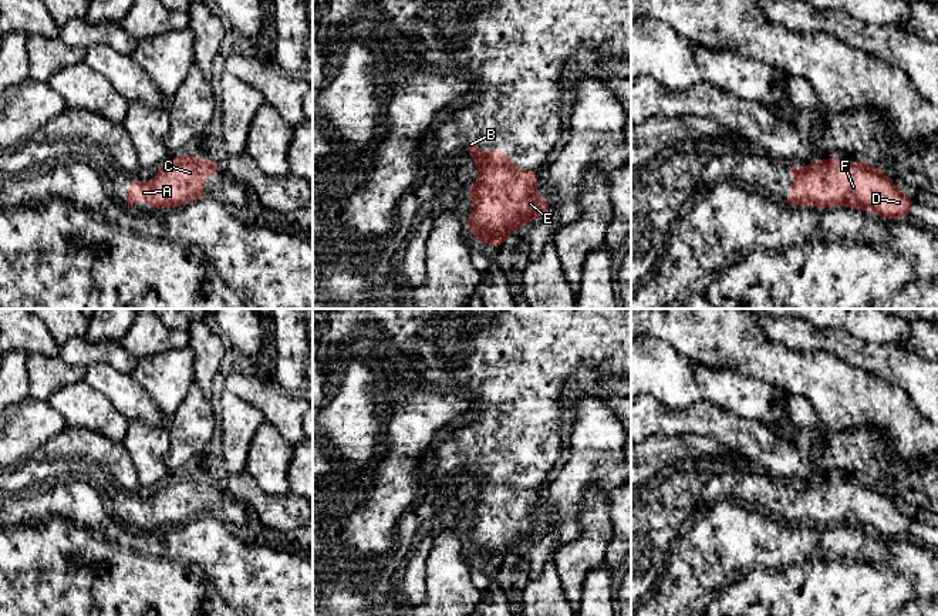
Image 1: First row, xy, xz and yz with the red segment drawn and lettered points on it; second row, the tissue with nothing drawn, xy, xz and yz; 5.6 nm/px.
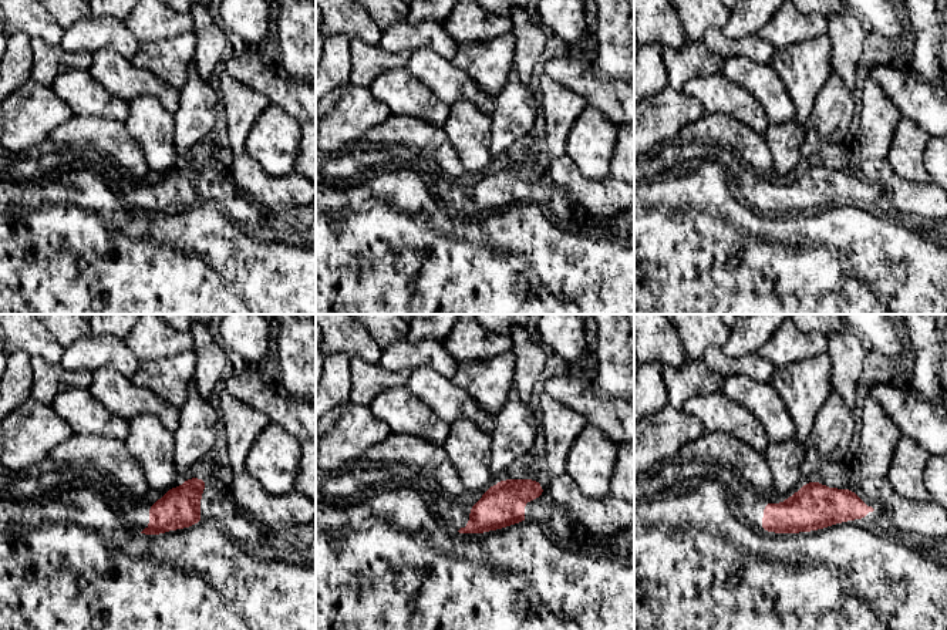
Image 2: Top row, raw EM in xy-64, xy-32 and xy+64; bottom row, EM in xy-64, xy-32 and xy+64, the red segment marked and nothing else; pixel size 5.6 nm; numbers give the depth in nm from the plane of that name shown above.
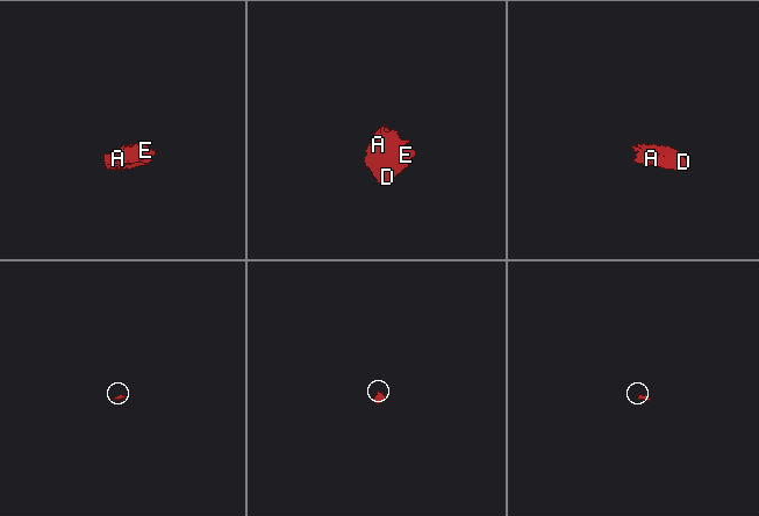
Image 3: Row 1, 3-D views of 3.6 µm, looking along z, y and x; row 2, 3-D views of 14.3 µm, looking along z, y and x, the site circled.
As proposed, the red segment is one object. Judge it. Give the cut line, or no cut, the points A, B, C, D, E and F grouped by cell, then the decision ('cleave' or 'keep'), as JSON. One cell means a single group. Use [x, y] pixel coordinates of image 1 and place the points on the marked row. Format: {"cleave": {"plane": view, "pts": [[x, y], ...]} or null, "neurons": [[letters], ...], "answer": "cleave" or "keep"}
{"cleave": null, "neurons": [["A", "B", "C", "D", "E", "F"]], "answer": "keep"}

